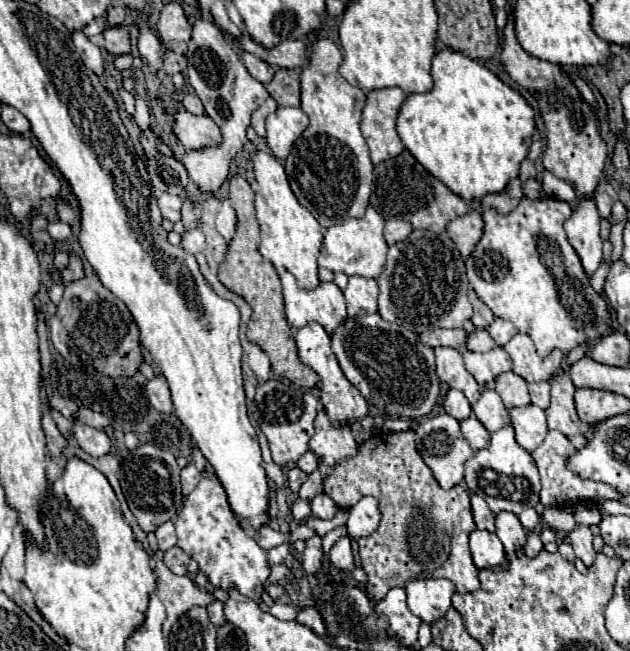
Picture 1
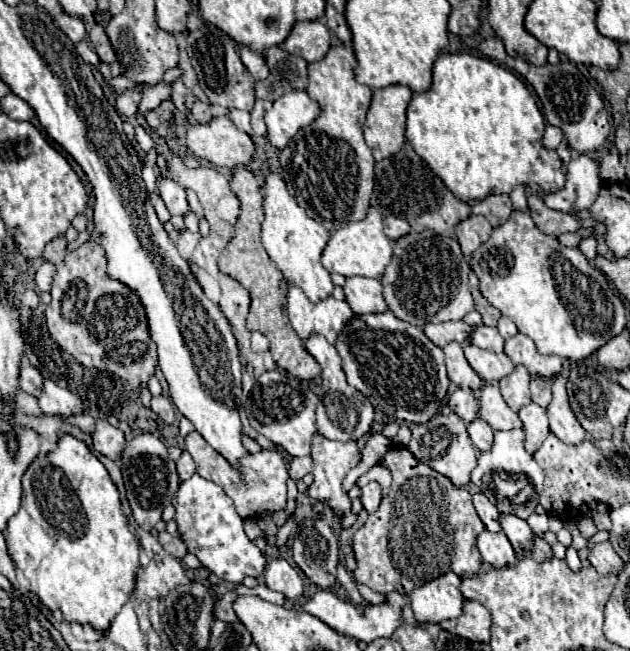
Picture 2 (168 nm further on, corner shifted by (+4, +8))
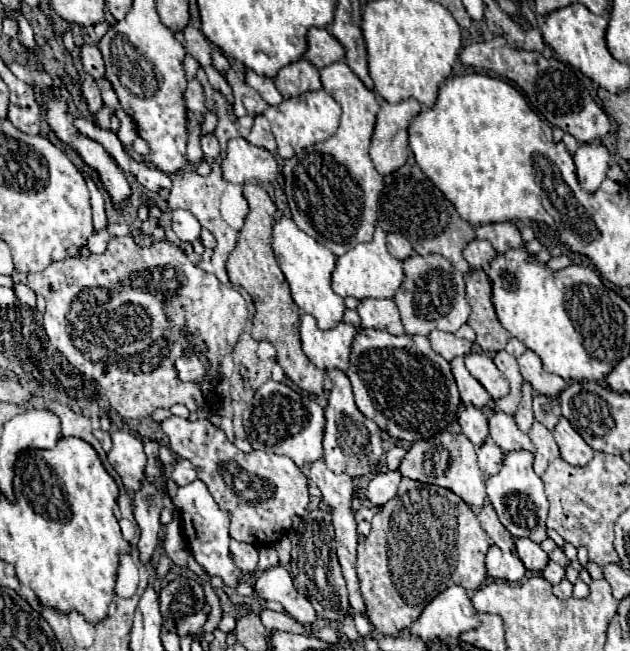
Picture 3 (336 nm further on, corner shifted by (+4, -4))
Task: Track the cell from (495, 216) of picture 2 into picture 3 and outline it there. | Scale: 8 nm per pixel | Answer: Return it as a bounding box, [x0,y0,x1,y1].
[476,222,543,254]

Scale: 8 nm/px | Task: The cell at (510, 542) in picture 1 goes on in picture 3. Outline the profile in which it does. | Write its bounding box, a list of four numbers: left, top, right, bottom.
[516,538,548,574]

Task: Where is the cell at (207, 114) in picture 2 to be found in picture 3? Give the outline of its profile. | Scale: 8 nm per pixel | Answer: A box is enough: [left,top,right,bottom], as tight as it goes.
[202,136,220,160]

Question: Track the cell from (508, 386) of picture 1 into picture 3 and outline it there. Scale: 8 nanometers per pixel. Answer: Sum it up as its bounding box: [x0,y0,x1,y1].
[514,382,534,432]

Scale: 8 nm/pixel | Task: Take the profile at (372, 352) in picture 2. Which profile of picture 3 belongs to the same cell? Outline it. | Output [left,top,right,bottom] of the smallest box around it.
[346,328,460,440]

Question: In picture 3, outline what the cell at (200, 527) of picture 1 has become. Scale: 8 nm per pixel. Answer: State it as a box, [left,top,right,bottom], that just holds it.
[174,480,242,586]

